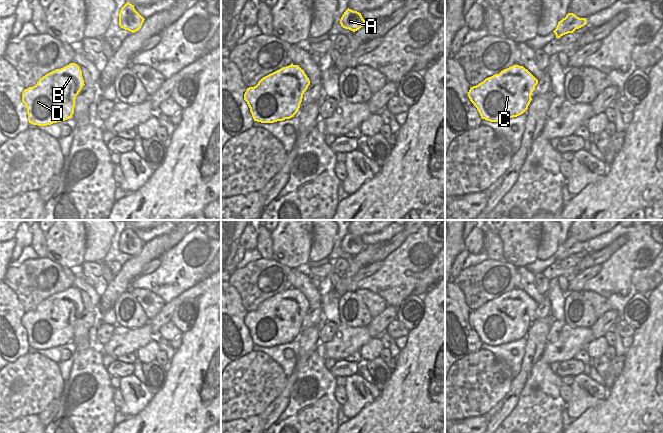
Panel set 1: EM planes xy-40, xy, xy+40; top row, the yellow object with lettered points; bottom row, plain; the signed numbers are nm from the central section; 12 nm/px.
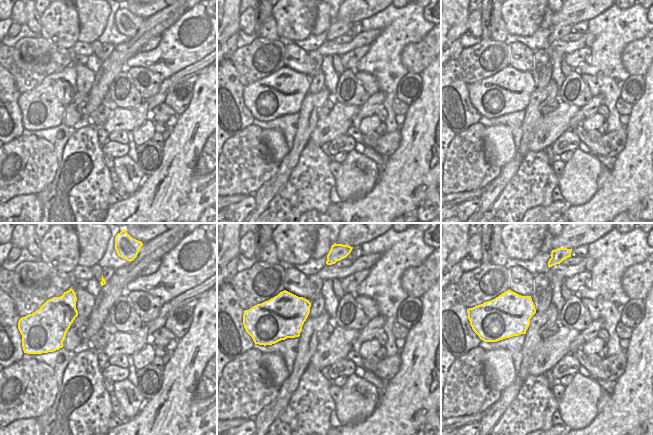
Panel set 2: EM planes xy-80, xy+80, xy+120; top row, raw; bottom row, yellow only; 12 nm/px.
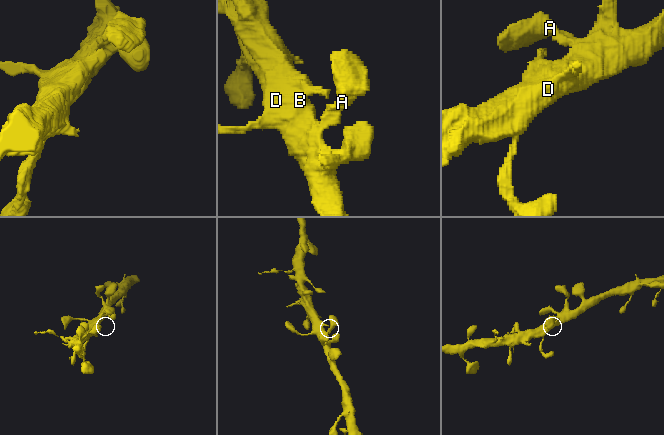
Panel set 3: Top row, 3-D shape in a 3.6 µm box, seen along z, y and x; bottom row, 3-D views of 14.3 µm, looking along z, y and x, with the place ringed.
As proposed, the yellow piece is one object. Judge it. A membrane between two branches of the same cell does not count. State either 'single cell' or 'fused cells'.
single cell

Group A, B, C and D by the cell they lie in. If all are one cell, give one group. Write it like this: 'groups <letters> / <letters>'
groups A B C D

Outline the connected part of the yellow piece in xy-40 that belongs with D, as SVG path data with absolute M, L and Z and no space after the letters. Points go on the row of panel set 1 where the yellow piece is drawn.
M70 63L46 74L35 86L24 89L22 102L27 108L29 123L47 126L71 118L75 98L84 85L80 67Z

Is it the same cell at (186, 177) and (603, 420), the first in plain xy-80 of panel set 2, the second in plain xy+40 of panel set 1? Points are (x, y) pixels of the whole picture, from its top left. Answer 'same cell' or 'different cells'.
same cell

